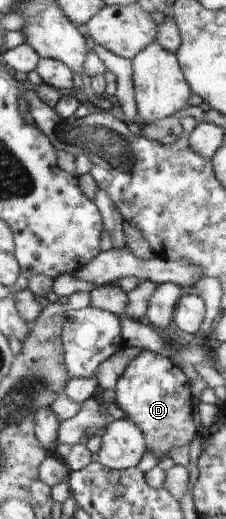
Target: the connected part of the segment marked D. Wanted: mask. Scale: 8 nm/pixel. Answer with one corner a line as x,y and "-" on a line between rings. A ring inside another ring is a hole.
142,349
117,380
115,393
115,404
123,410
128,420
135,422
142,430
147,450
152,451
159,460
165,455
169,456
172,448
178,445
190,445
196,436
190,382
168,357

